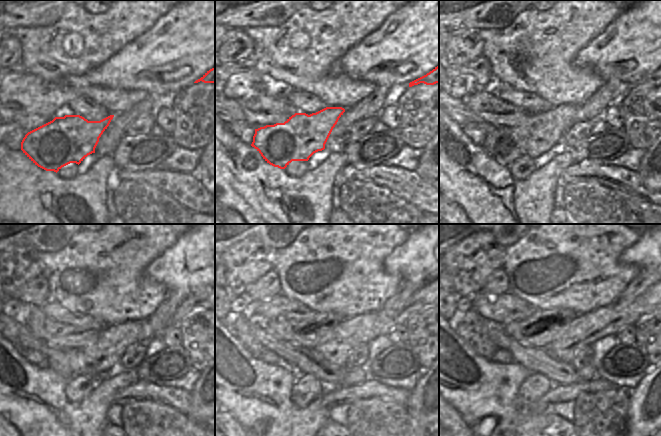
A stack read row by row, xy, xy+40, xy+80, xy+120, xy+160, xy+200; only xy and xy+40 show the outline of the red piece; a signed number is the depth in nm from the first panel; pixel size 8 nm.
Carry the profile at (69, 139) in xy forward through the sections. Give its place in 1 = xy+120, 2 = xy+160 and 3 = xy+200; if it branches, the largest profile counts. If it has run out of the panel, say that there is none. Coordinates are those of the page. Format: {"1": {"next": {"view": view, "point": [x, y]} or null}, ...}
{"1": {"next": {"view": "xy+120", "point": [102, 357]}}, "2": {"next": {"view": "xy+160", "point": [359, 329]}}, "3": {"next": {"view": "xy+200", "point": [585, 329]}}}

